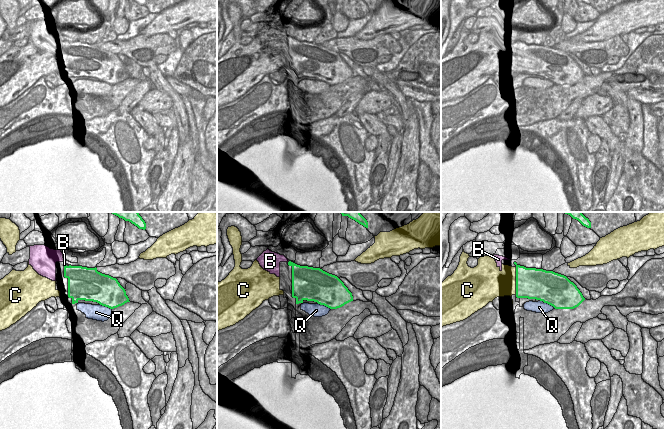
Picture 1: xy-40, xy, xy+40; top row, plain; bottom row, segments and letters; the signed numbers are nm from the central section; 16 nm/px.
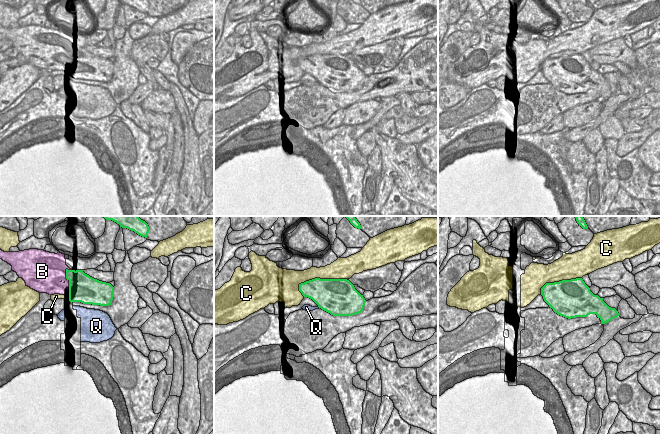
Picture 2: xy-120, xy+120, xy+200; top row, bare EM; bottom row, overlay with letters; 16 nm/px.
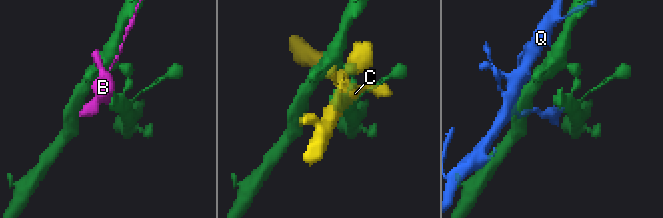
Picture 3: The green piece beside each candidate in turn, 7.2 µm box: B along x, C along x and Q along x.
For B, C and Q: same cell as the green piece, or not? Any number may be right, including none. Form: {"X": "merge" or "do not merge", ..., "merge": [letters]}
{"B": "merge", "C": "do not merge", "Q": "do not merge", "merge": ["B"]}

